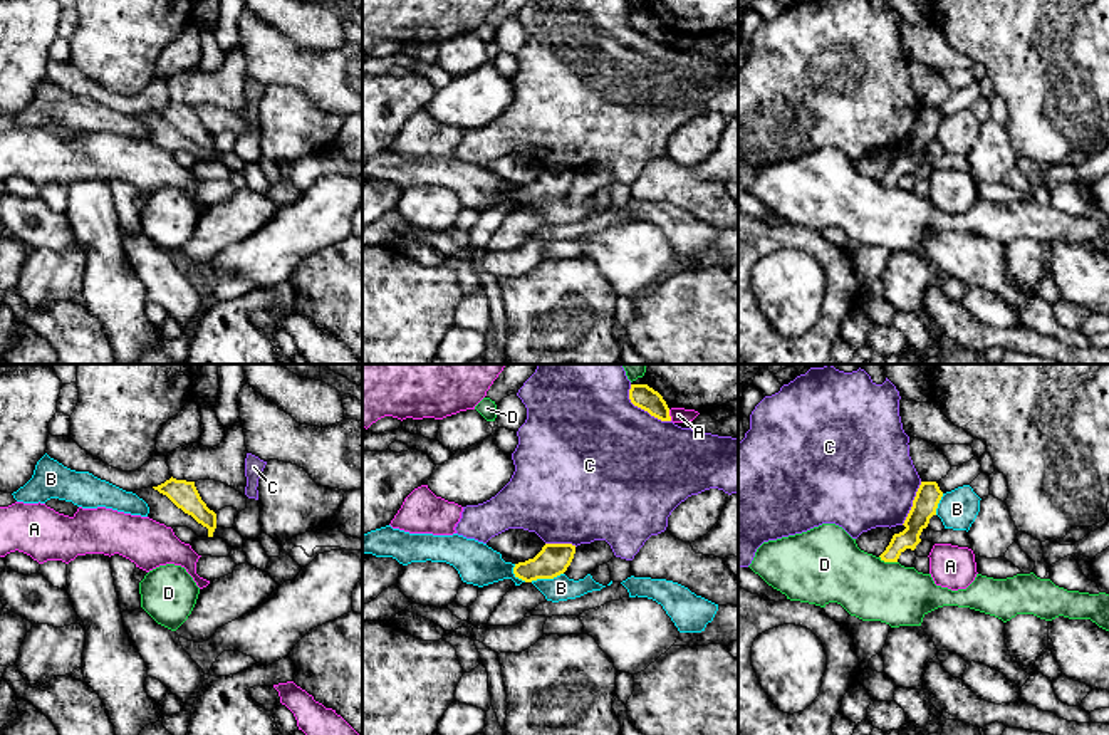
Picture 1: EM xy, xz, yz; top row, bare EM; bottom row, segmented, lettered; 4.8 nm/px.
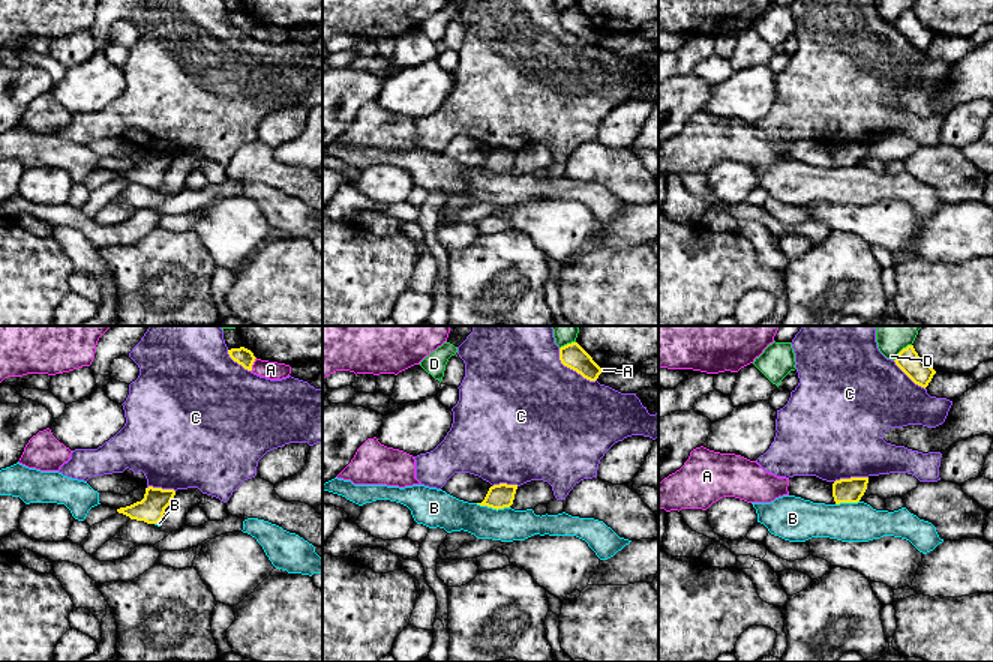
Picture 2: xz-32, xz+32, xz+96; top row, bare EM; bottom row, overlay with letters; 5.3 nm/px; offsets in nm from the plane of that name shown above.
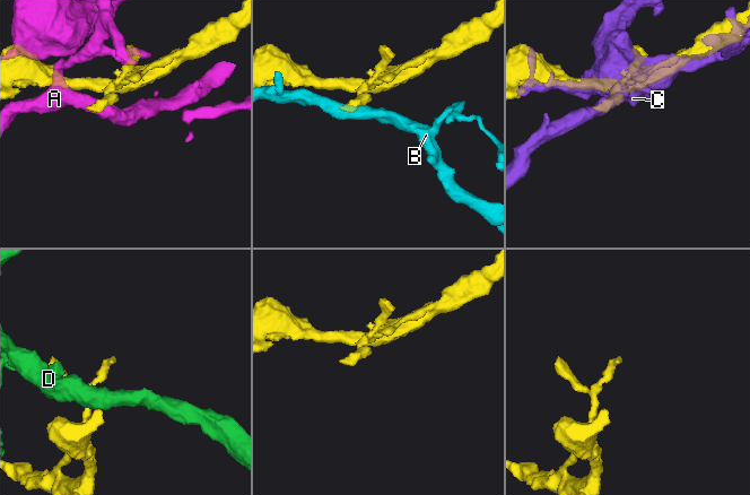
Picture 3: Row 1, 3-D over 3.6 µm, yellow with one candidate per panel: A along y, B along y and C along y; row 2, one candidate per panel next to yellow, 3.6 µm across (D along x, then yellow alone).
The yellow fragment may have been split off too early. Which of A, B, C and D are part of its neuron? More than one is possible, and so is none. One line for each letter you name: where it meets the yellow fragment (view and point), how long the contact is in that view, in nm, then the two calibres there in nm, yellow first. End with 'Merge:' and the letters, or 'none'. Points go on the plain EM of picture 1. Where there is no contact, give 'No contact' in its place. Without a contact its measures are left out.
Merge: none

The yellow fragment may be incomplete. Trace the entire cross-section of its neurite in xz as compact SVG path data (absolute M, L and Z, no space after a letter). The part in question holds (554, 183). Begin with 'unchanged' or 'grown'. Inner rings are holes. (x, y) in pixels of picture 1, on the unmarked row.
unchanged | M545 168L534 183L515 188L513 198L525 206L554 203L567 195L574 178L572 168Z

